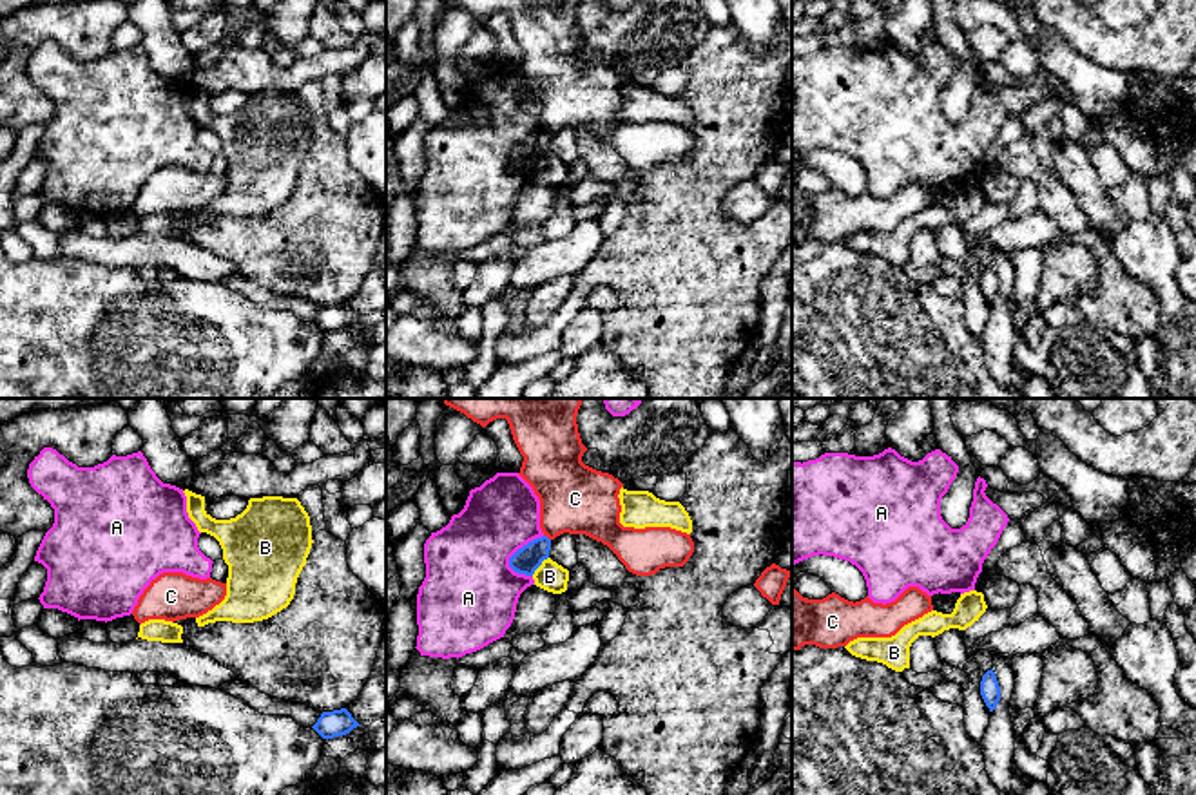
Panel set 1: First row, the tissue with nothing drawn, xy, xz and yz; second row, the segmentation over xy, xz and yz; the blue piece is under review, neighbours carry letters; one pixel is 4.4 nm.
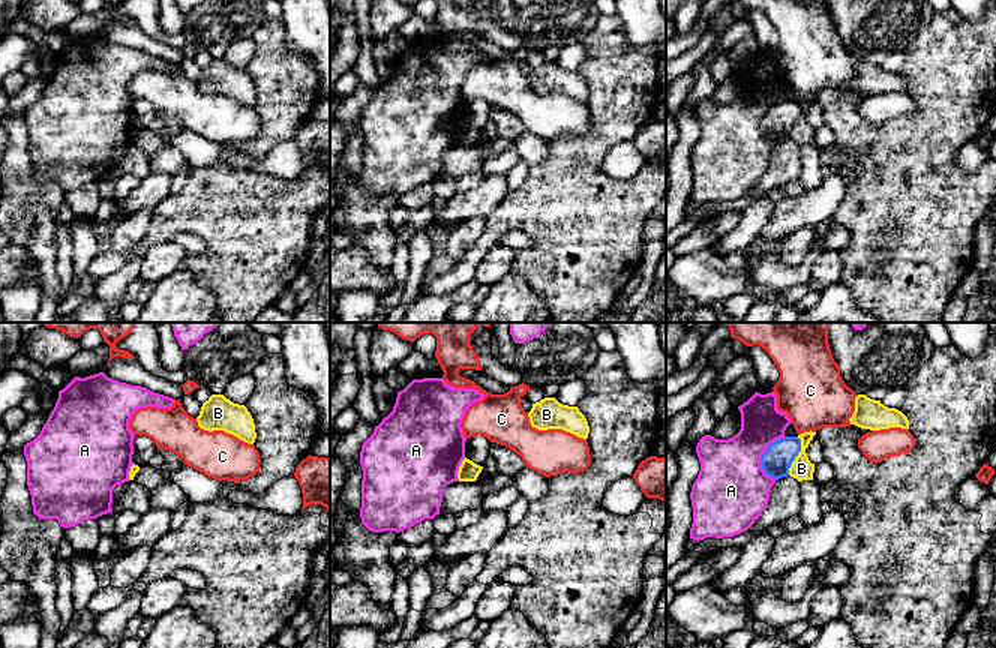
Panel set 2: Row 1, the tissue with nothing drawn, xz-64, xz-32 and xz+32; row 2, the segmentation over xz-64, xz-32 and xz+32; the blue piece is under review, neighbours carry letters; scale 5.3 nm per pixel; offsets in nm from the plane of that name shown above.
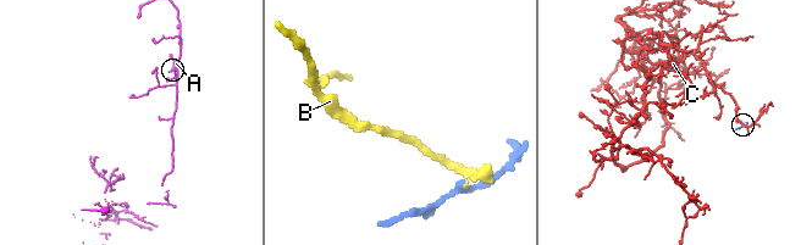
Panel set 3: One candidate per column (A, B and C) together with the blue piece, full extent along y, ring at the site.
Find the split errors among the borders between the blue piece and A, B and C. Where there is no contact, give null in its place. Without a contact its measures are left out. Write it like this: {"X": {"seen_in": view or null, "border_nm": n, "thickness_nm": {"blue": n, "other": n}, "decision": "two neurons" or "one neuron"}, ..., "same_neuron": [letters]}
{"A": {"seen_in": "xz", "border_nm": 220, "thickness_nm": {"blue": 120, "other": 380}, "decision": "two neurons"}, "B": {"seen_in": "xz", "border_nm": 120, "thickness_nm": {"blue": 120, "other": 130}, "decision": "two neurons"}, "C": {"seen_in": "xz", "border_nm": 40, "thickness_nm": {"blue": 120, "other": 320}, "decision": "two neurons"}, "same_neuron": []}

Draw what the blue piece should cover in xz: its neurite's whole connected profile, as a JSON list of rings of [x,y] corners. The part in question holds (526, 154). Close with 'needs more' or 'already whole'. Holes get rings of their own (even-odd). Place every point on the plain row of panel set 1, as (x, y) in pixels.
[[[547,130],[536,132],[509,152],[509,161],[518,168],[533,170],[542,156],[549,152],[549,145],[551,134]]] | already whole

